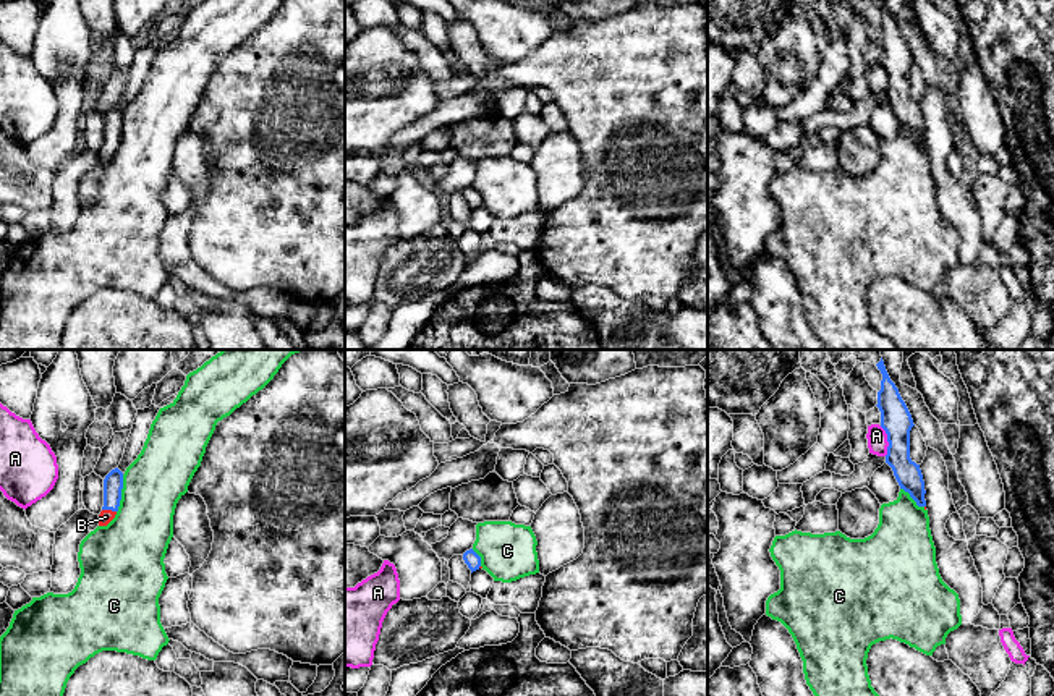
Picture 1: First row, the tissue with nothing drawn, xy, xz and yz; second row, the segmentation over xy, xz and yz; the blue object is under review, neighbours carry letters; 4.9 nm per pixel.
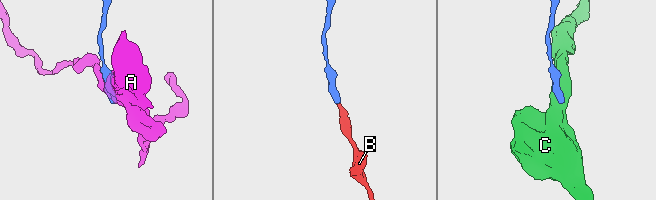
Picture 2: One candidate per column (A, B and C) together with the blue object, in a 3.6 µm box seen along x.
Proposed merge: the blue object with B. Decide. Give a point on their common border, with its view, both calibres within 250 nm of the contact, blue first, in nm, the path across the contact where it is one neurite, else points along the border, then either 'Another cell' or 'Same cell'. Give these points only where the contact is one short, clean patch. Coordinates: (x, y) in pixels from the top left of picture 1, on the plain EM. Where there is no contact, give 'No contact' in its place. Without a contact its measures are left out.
Touches blue at xy (109, 146). Thickness 100 nm (blue) against 70 nm. Path across: xy (114, 118), (109, 146), (106, 154). Same cell

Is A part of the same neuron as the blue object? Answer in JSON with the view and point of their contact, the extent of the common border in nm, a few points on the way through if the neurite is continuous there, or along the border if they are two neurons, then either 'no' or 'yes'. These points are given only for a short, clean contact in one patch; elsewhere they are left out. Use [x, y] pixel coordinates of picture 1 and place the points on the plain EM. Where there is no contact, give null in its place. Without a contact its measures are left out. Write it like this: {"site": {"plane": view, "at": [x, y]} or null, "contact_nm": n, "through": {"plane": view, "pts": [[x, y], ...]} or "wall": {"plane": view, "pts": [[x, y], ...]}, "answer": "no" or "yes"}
{"site": {"plane": "yz", "at": [888, 78]}, "contact_nm": 160, "wall": {"plane": "yz", "pts": [[879, 63], [886, 72], [886, 93]]}, "answer": "no"}

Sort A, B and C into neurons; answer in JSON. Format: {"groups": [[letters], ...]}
{"groups": [["A"], ["B"], ["C"]]}

